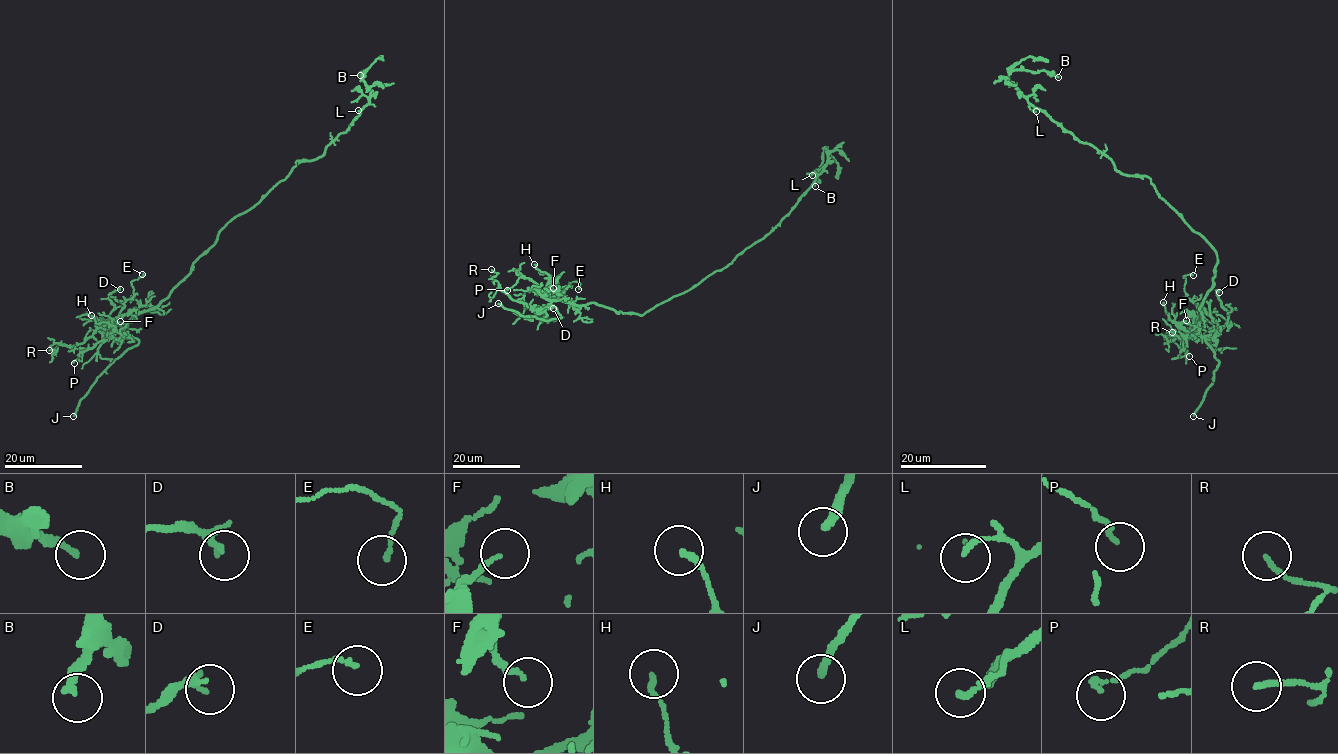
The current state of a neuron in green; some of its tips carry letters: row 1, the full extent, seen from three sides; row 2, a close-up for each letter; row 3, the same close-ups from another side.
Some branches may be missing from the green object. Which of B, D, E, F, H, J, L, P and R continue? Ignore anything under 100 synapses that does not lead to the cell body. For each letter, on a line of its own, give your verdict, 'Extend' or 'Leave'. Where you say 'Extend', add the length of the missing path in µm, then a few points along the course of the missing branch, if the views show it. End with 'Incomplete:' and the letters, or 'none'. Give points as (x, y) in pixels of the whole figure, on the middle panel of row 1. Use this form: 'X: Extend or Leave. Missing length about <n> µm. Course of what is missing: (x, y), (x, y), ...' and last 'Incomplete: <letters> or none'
B: Leave
D: Leave
E: Leave
F: Leave
H: Leave
J: Extend. Missing length about 40 µm. Course of what is missing: (498, 303), (479, 299), (447, 270)
L: Leave
P: Leave
R: Leave
Incomplete: J

